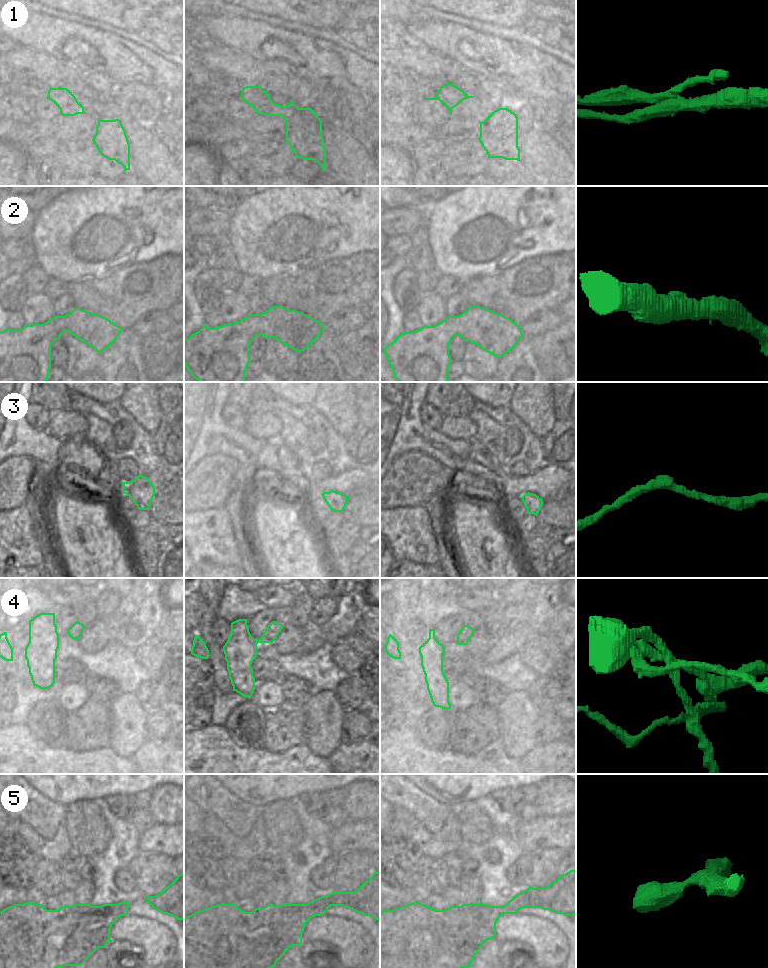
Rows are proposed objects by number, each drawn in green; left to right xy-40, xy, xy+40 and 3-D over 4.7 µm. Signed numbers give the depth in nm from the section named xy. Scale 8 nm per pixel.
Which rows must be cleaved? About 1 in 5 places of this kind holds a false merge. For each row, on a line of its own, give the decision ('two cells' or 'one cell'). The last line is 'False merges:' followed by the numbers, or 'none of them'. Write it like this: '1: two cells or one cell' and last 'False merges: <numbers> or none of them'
1: two cells
2: one cell
3: one cell
4: one cell
5: one cell
False merges: 1

